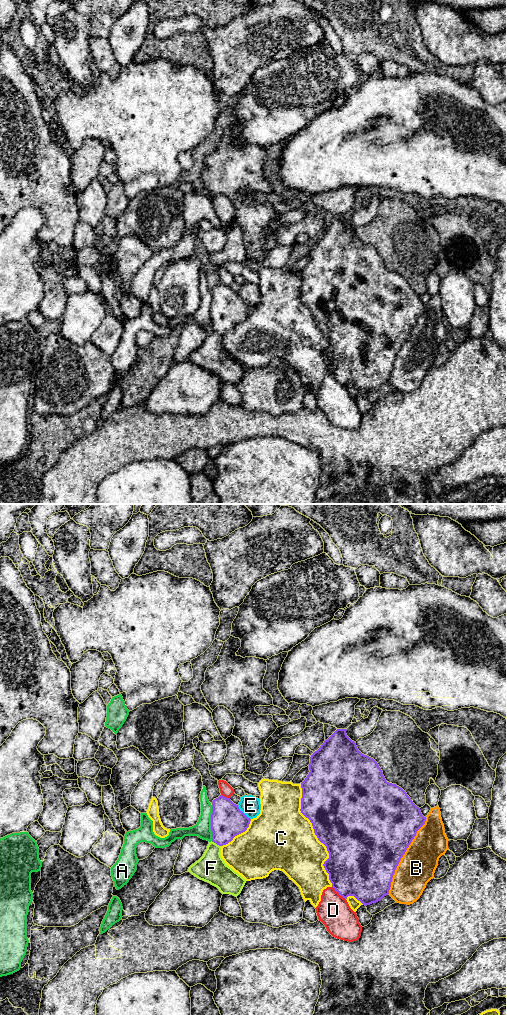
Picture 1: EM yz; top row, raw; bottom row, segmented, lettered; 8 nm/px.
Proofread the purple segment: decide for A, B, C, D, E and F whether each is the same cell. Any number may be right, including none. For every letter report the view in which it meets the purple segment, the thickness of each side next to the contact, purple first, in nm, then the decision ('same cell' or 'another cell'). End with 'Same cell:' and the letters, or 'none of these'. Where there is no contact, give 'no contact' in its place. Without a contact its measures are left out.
A: meets purple in yz; 280 nm thick on the purple side, 140 nm on the other; another cell
B: meets purple in yz; 500 nm thick on the purple side, 300 nm on the other; another cell
C: meets purple in yz; 500 nm thick on the purple side, 480 nm on the other; another cell
D: meets purple in yz; 460 nm thick on the purple side, 260 nm on the other; another cell
E: meets purple in yz; 280 nm thick on the purple side, 160 nm on the other; another cell
F: meets purple in yz; 280 nm thick on the purple side, 240 nm on the other; another cell
Same cell: none of these

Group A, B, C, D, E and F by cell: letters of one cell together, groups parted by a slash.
A / B / C / D / E / F

